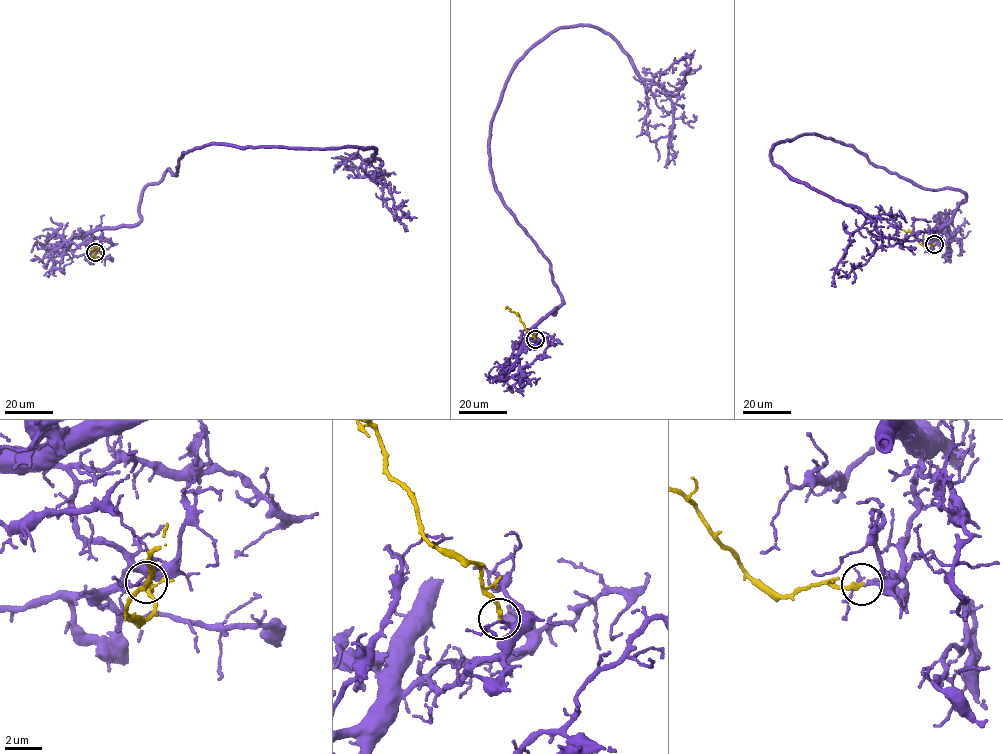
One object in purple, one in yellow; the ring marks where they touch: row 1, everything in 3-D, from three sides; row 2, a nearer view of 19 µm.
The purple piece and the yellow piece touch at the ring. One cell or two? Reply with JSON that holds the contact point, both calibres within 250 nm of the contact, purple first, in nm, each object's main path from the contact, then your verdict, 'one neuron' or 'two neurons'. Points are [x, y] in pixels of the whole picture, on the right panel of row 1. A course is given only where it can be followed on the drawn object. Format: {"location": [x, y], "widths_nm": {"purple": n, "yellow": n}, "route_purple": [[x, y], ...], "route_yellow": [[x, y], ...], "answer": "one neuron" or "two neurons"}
{"location": [934, 244], "widths_nm": {"purple": 130, "yellow": 260}, "route_purple": [[935, 244], [961, 191], [926, 190], [813, 134], [773, 147], [774, 164], [854, 205], [886, 237], [934, 236]], "route_yellow": [[934, 244], [923, 245], [909, 231], [894, 227]], "answer": "two neurons"}

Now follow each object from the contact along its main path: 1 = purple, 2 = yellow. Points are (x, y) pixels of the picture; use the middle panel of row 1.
1: (535, 340), (523, 345), (562, 297), (489, 151), (519, 61), (558, 28), (598, 27), (671, 102), (667, 168)
2: (535, 339), (518, 315), (506, 306), (505, 309)

